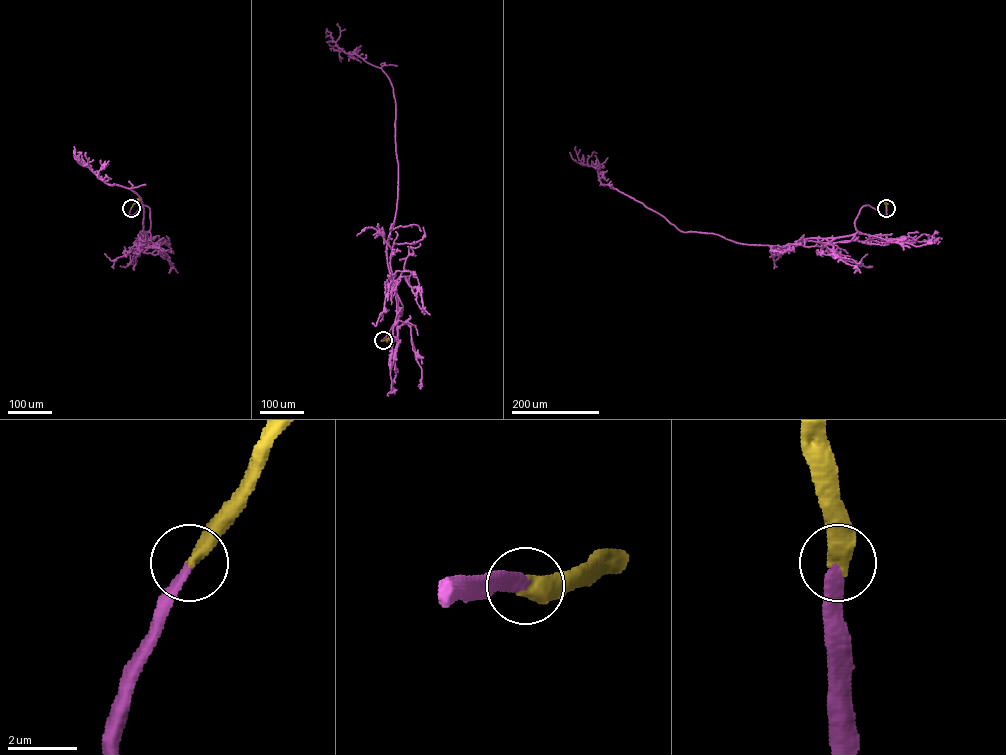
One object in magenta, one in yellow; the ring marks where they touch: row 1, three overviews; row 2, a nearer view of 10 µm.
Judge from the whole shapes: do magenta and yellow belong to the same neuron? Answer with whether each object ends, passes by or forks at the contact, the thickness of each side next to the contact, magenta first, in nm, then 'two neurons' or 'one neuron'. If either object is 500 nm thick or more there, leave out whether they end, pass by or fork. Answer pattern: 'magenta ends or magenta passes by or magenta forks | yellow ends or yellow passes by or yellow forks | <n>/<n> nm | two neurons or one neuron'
magenta ends | yellow ends | 280/480 nm | one neuron

